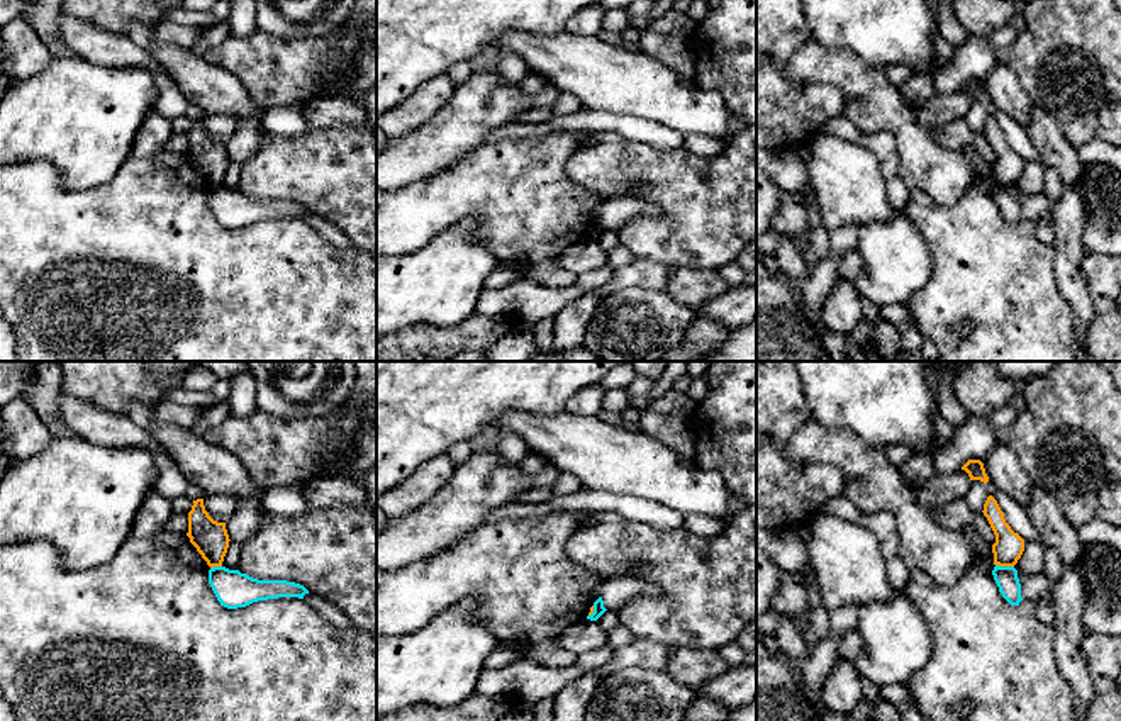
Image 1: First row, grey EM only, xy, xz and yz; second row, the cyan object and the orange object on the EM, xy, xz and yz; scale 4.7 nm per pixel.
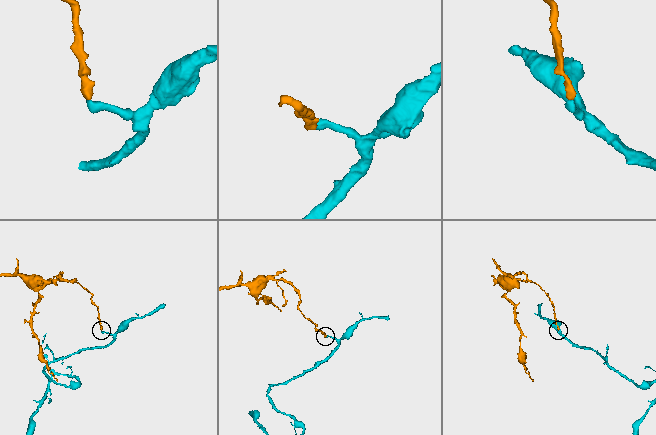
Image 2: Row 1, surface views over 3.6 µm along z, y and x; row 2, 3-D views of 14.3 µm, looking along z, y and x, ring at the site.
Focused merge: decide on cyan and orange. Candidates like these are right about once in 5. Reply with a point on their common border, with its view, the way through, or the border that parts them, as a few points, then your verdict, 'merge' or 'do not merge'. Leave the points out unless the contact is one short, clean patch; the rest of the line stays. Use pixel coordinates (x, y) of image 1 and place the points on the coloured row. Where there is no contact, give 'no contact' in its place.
meets cyan in yz at (1004, 567); border along yz (996, 564), (1013, 567); do not merge

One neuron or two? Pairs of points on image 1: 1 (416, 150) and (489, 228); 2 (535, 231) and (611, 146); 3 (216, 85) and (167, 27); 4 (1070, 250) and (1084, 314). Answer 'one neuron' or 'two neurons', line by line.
1: two neurons
2: two neurons
3: two neurons
4: one neuron

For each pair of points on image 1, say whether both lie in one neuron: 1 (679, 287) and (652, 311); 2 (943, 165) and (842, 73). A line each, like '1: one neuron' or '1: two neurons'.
1: two neurons
2: one neuron

